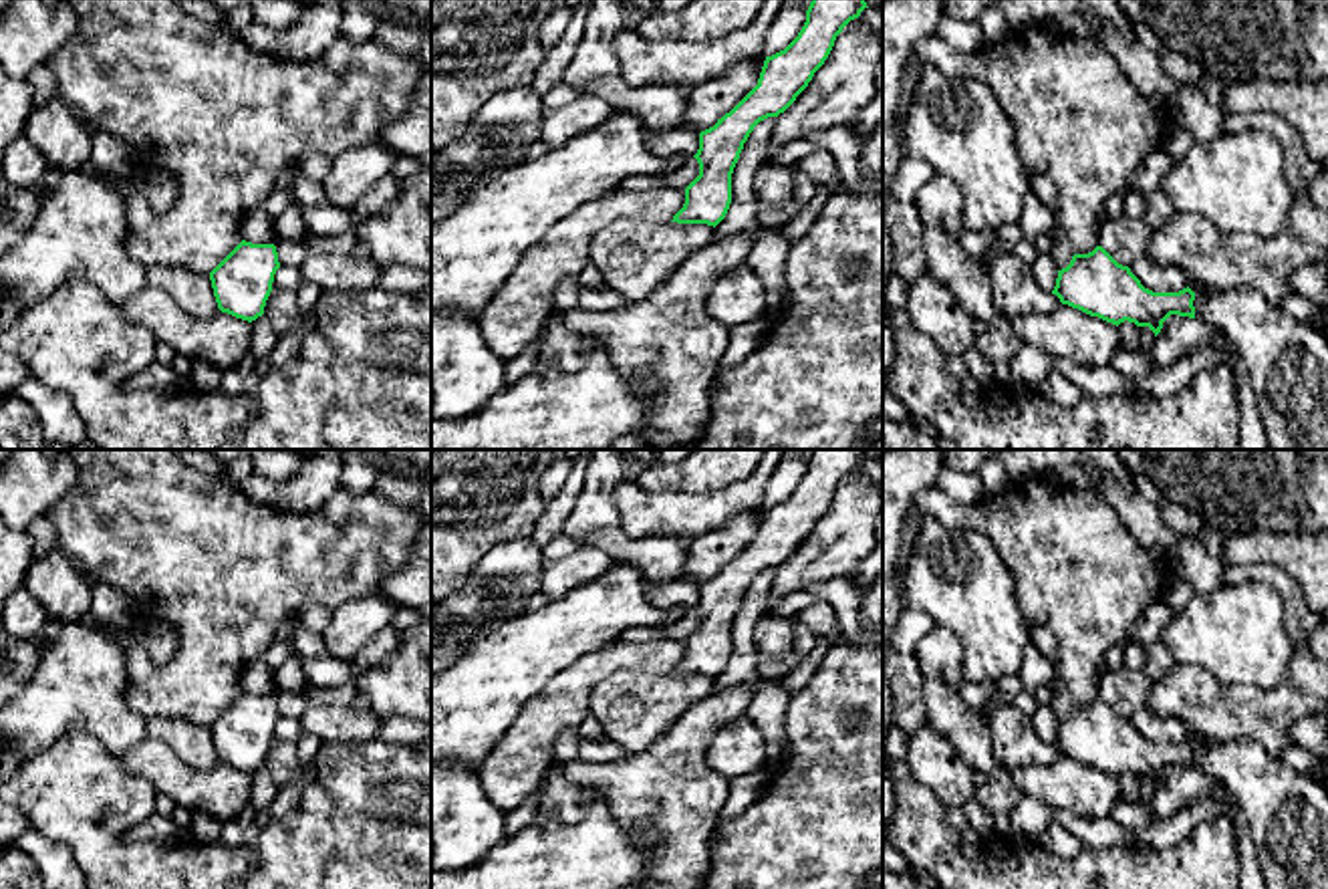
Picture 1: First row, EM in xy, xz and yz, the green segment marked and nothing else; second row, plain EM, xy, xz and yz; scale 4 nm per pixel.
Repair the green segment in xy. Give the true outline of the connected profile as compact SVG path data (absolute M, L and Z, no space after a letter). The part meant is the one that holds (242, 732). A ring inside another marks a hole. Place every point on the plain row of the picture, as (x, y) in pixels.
M242 691L210 724L218 760L248 774L256 772L264 766L278 720L280 714L274 695Z

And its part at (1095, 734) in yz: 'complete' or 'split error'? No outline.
complete

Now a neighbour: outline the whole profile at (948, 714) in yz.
M927 677L923 687L927 724L945 738L975 774L993 774L1000 766L985 718L967 706L943 677Z

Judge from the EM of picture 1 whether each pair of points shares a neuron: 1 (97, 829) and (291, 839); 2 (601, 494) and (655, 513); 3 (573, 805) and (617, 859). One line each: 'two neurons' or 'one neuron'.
1: one neuron
2: two neurons
3: two neurons

